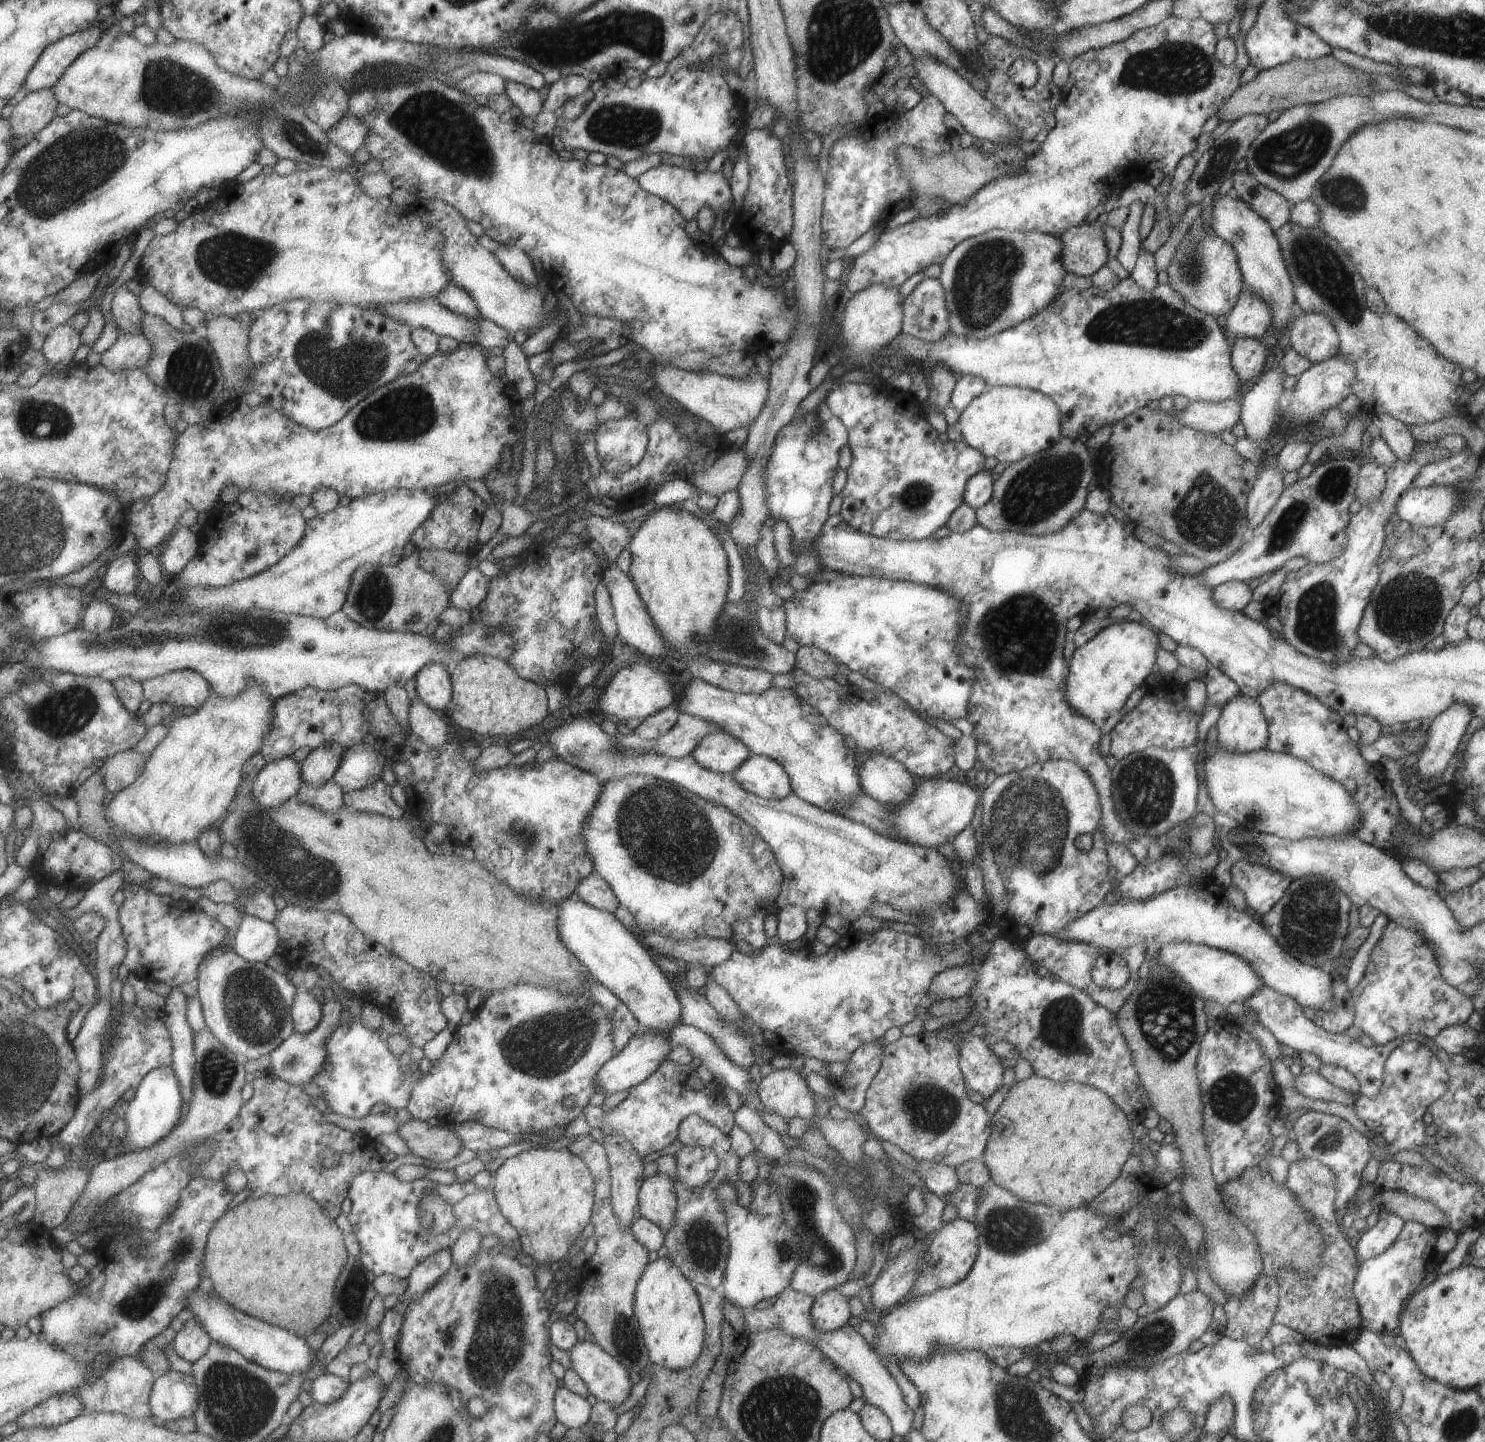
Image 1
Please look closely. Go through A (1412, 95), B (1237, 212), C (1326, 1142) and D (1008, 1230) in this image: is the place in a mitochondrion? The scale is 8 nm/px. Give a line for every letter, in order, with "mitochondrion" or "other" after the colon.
A: other
B: other
C: mitochondrion
D: mitochondrion

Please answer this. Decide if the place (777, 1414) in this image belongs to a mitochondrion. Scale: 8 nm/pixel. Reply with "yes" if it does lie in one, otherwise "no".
yes

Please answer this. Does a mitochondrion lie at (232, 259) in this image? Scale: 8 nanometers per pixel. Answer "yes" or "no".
yes

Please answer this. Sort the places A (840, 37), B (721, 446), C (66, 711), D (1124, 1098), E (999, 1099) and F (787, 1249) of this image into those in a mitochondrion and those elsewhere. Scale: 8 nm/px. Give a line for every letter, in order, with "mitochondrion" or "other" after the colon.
A: mitochondrion
B: other
C: mitochondrion
D: other
E: other
F: mitochondrion

